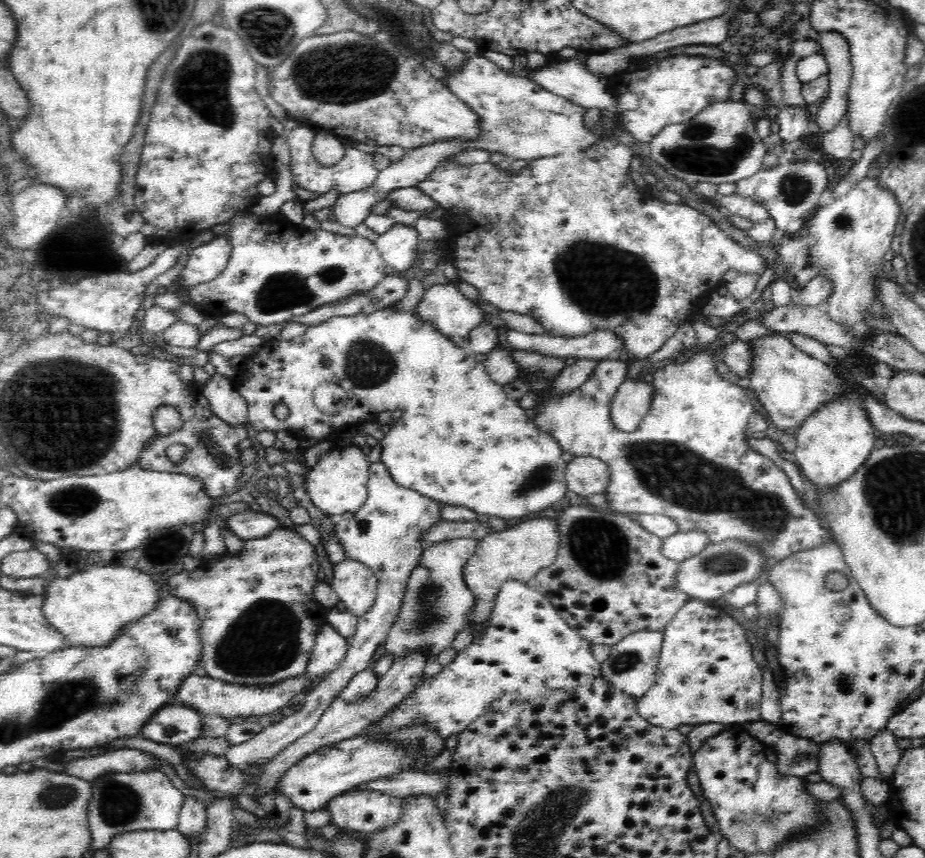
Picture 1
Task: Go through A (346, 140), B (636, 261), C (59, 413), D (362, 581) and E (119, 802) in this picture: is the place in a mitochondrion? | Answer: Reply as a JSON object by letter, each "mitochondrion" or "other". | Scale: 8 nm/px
{"A":"other","B":"mitochondrion","C":"mitochondrion","D":"other","E":"mitochondrion"}

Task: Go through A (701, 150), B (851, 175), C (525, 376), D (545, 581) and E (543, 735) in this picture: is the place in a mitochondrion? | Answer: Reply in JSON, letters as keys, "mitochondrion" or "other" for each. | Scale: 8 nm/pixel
{"A":"mitochondrion","B":"other","C":"other","D":"other","E":"other"}

